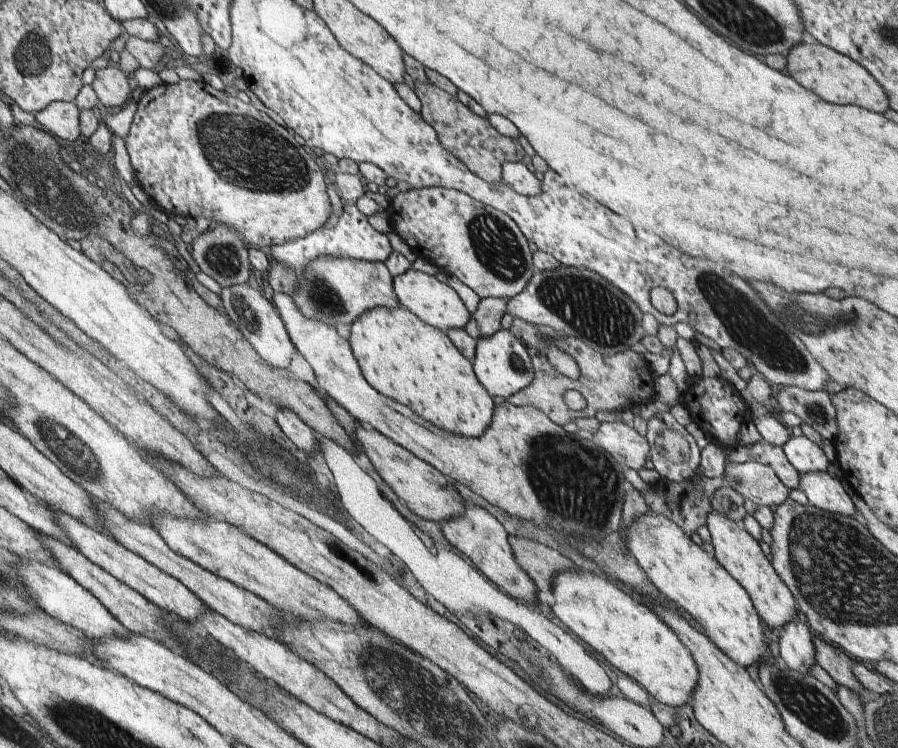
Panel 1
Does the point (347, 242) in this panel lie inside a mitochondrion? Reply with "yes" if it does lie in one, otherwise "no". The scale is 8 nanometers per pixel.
no

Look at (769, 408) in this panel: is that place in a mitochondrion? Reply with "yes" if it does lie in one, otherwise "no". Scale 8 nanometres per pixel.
no

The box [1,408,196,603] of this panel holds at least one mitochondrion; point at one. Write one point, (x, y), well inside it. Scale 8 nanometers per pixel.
(66, 443)

